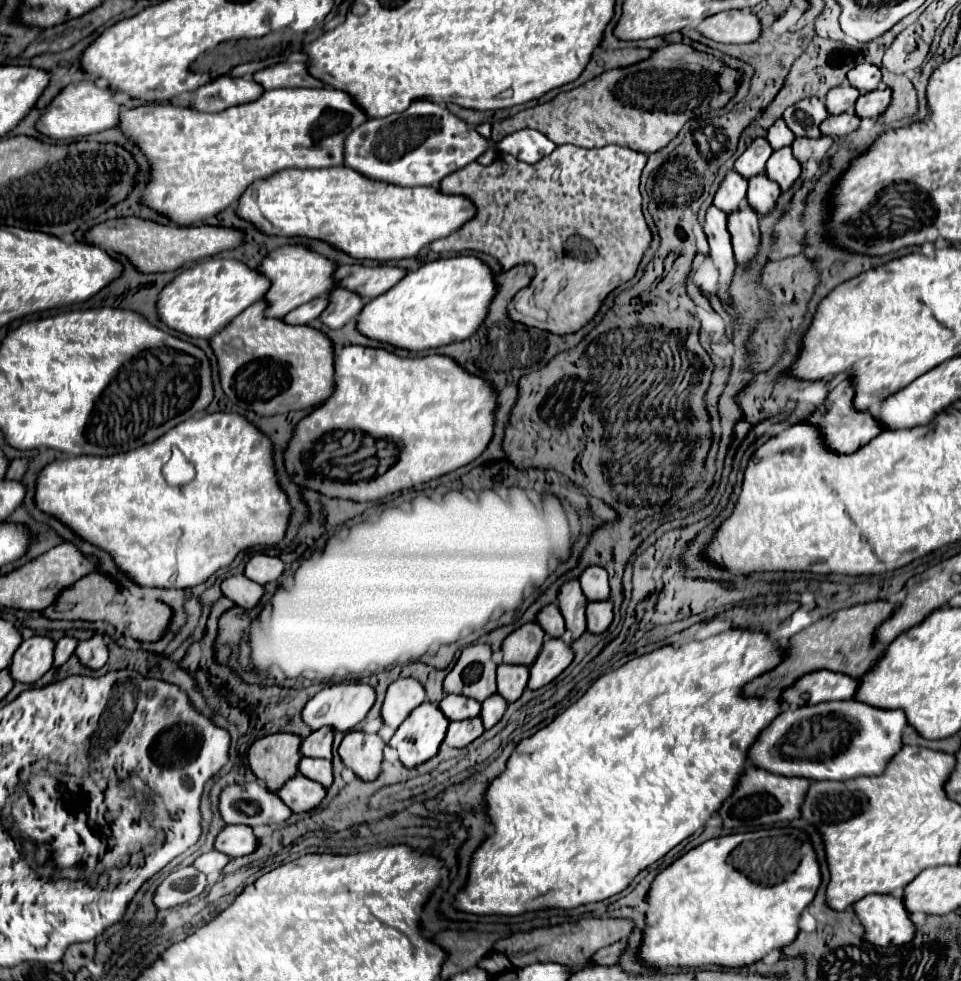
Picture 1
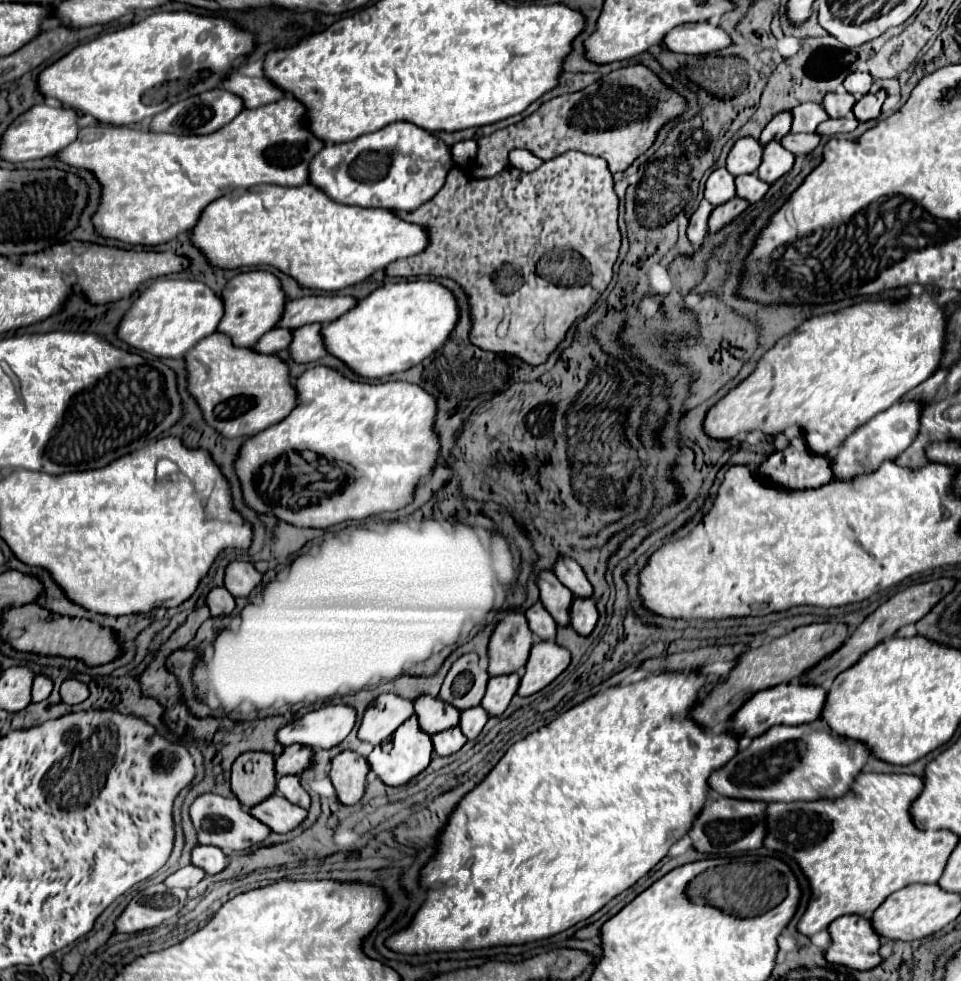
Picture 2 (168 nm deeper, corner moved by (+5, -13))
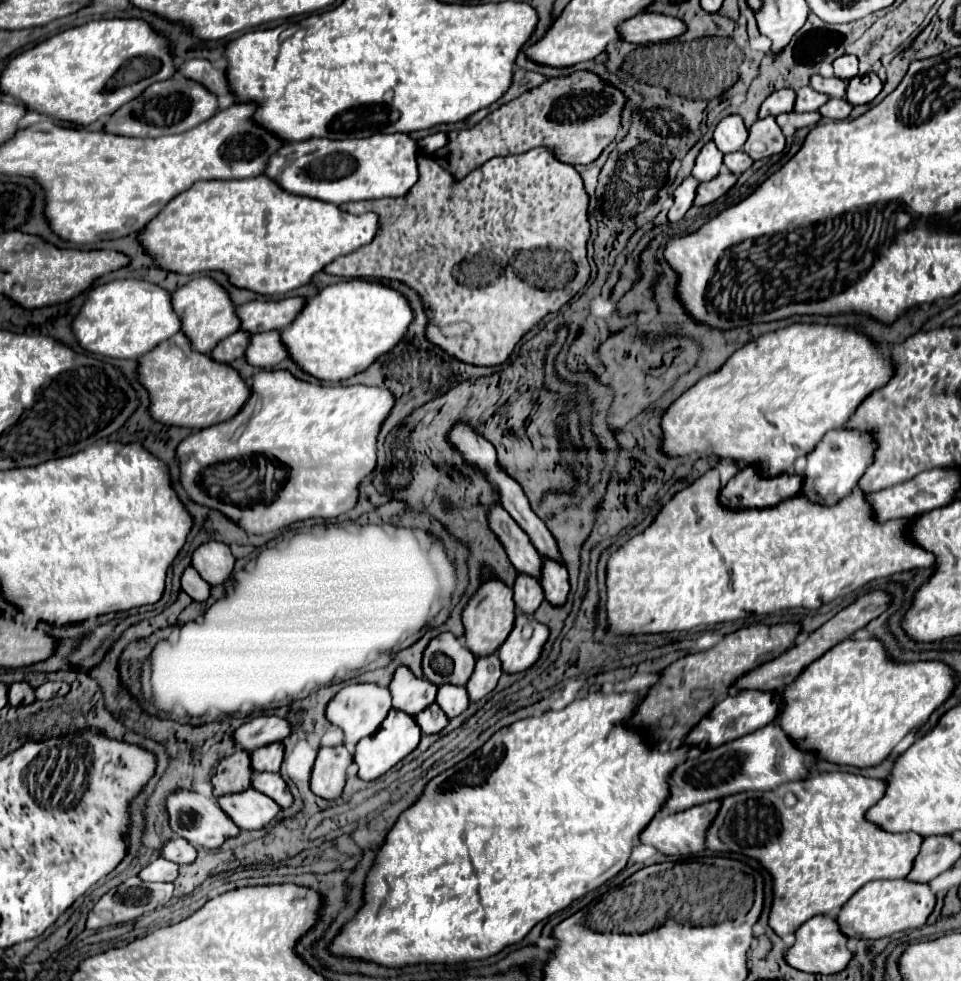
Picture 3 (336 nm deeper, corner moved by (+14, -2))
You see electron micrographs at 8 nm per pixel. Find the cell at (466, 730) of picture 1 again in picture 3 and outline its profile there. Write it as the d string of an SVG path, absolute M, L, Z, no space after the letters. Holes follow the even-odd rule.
M430 704L426 710L418 712L418 716L414 718L422 728L422 734L436 734L448 724L448 716L442 712L442 708L438 708L438 704Z

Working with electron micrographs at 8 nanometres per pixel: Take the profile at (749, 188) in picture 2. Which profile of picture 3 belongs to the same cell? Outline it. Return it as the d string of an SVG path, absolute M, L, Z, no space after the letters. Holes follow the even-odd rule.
M732 152L732 154L724 156L724 164L730 172L742 174L744 170L748 170L752 166L752 158L746 152Z

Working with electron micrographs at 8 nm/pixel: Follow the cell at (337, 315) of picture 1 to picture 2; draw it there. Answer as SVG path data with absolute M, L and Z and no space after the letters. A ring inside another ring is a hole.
M309 323L295 329L295 339L291 341L291 347L289 347L295 361L307 363L327 355L321 329L323 329L321 323Z

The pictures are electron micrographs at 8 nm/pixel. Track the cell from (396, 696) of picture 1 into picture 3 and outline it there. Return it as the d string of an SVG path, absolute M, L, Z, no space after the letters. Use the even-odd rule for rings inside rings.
M348 684L344 686L326 706L326 718L330 724L338 726L344 732L344 742L360 742L362 738L370 736L386 718L390 704L388 688L380 688L376 684Z

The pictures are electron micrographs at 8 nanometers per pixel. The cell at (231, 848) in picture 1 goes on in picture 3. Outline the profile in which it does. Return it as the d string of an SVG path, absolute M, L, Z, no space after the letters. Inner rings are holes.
M174 836L174 838L170 838L170 840L166 840L166 842L162 844L160 856L182 866L182 864L190 864L190 862L196 858L196 850L194 850L194 846L190 846L186 840Z

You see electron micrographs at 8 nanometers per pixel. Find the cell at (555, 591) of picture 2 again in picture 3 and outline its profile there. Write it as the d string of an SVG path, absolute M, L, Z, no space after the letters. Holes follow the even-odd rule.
M492 504L490 512L486 512L486 518L490 530L502 542L512 566L518 572L526 572L538 578L538 568L542 568L542 556L530 544L526 532L518 524L514 524L514 520L510 520L510 516L504 512L500 504Z

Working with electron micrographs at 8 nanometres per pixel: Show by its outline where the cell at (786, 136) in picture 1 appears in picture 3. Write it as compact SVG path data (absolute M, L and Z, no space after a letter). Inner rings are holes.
M782 88L782 90L772 92L760 108L760 118L790 112L794 108L794 100L796 100L796 90L794 88Z

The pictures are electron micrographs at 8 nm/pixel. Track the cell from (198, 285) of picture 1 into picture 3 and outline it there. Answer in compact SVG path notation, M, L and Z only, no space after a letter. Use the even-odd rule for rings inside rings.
M112 280L88 292L70 328L76 342L90 354L136 360L158 346L158 342L174 336L180 324L170 308L170 294L166 290L142 280Z

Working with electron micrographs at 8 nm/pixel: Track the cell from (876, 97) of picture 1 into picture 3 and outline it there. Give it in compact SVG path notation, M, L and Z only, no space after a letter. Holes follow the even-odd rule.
M870 74L870 78L872 78L870 84L864 84L860 76L854 76L854 78L848 80L846 98L848 98L848 102L852 106L856 106L856 104L868 104L868 102L872 102L880 94L880 90L882 90L880 78L876 74Z

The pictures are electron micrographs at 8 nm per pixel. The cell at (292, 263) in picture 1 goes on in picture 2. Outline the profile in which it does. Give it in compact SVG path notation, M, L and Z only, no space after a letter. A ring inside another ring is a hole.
M247 271L235 275L223 291L223 299L227 299L227 315L223 323L219 323L219 331L227 331L227 335L239 345L255 345L261 335L277 327L289 301L281 279L271 271Z

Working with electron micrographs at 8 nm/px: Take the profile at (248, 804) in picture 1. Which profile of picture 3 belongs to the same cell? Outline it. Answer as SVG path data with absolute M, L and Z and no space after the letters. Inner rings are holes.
M174 790L166 798L166 810L168 810L168 816L170 816L172 834L176 834L176 836L188 840L194 846L200 846L200 848L214 850L226 838L236 836L240 832L238 828L234 828L234 824L230 824L230 818L218 808L216 800L208 800L202 794L190 794L186 790Z

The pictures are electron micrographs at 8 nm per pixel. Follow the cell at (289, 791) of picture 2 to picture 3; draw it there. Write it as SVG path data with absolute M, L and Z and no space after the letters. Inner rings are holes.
M254 772L252 774L252 788L256 792L262 792L270 796L280 808L288 808L292 804L292 794L286 788L286 782L280 778L280 774L270 772Z

